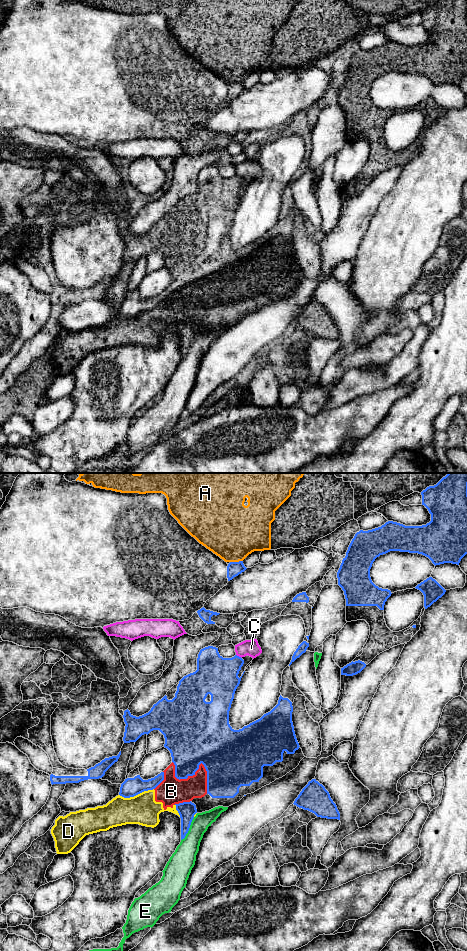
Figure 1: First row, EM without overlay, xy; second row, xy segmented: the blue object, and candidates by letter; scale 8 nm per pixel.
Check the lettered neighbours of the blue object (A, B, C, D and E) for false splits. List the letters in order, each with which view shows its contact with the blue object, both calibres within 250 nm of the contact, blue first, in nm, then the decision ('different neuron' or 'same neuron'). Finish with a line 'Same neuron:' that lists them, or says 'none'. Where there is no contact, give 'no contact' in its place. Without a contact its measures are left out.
A: meets blue in xy; 110 nm thick on the blue side, 440 nm on the other; different neuron
B: meets blue in xy; 400 nm thick on the blue side, 220 nm on the other; different neuron
C: meets blue in xy; 320 nm thick on the blue side, 130 nm on the other; different neuron
D: meets blue in xy; 150 nm thick on the blue side, 240 nm on the other; same neuron
E: meets blue in xy; 140 nm thick on the blue side, 190 nm on the other; different neuron
Same neuron: D

